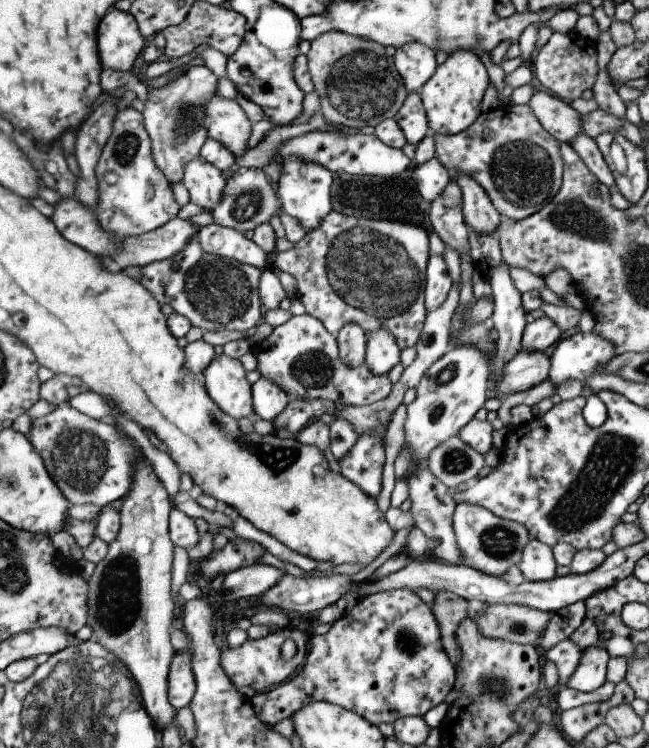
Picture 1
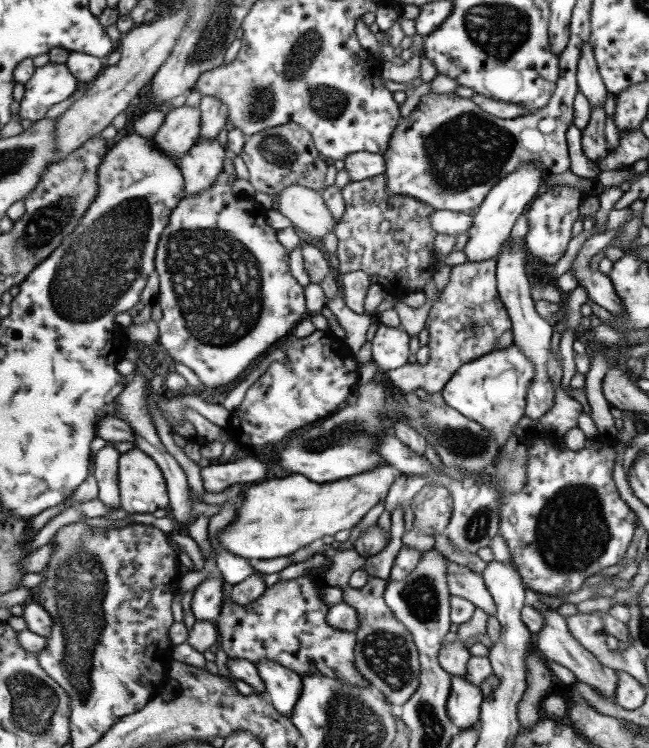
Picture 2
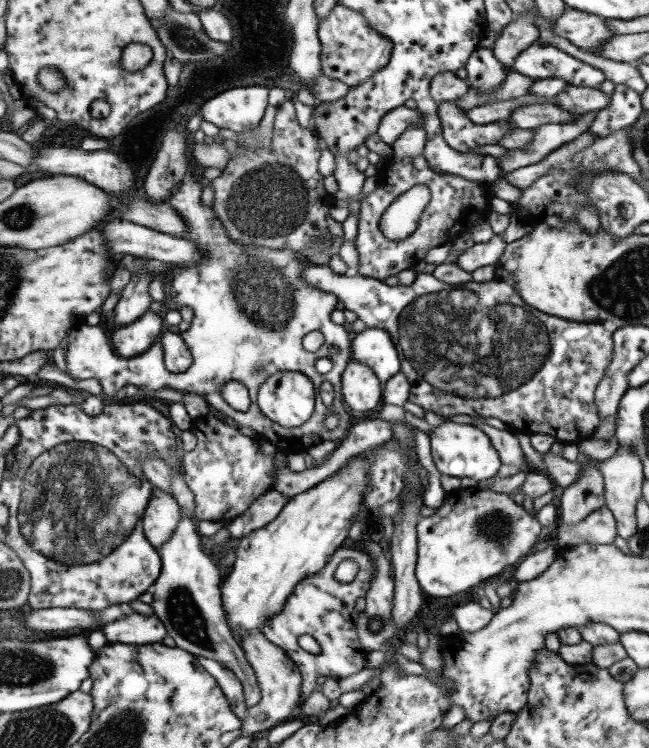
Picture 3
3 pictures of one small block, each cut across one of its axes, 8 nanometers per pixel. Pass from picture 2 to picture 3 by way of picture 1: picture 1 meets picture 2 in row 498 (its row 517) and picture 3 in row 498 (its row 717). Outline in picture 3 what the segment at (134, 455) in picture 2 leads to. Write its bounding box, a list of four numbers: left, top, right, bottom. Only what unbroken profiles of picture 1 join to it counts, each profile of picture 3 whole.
[141,486,183,550]

